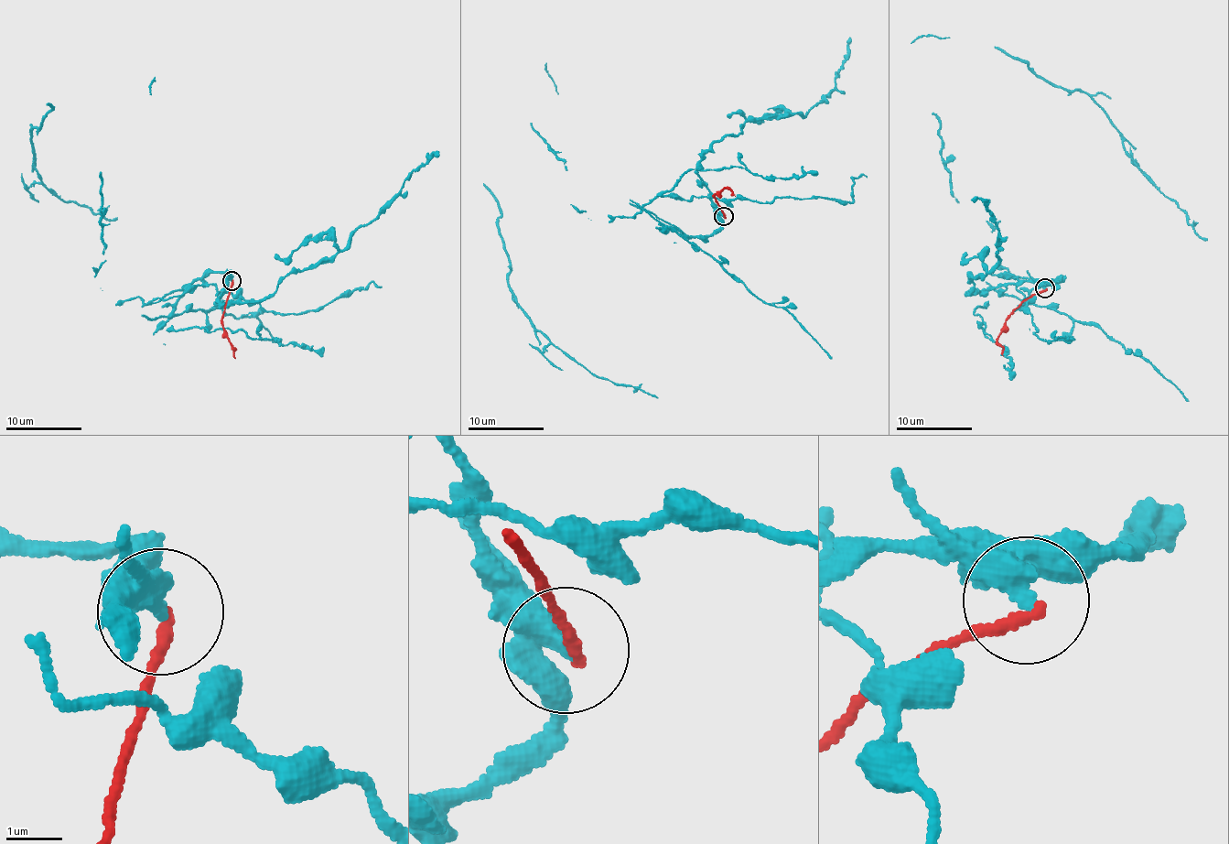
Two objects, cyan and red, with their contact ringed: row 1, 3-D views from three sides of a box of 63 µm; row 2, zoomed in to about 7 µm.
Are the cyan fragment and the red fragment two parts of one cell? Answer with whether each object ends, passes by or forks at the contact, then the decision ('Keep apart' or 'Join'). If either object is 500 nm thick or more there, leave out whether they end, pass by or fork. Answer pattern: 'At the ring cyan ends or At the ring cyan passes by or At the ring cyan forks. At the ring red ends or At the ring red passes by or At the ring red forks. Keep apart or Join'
At the ring cyan passes by. At the ring red ends. Keep apart

